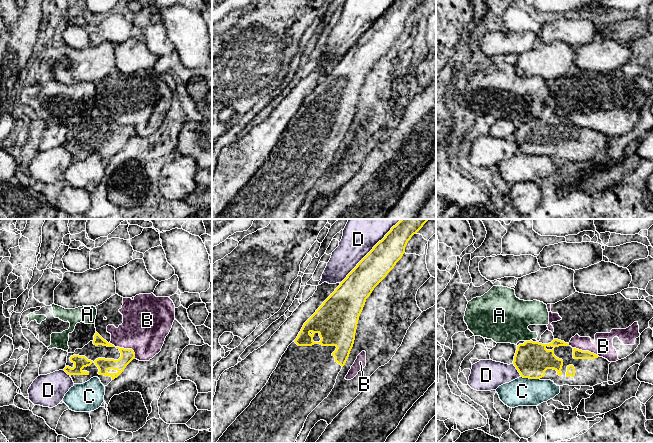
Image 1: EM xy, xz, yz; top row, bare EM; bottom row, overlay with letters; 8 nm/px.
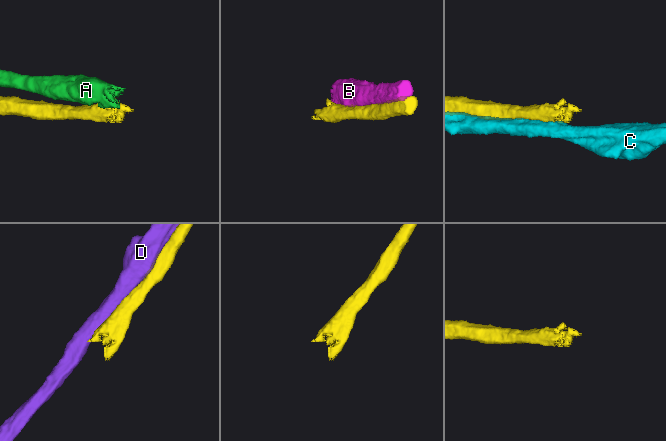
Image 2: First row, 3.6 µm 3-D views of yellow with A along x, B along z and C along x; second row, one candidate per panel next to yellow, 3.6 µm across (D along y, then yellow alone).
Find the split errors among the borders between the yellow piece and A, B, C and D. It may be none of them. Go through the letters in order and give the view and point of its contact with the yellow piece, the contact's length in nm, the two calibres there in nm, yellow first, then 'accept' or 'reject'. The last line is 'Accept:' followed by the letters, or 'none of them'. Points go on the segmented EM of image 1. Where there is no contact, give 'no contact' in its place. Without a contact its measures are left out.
A: yz (528, 341) | 40 nm | 280/360 nm | reject
B: xy (125, 349) | 240 nm | 110/380 nm | reject
C: yz (530, 378) | 150 nm | 280/220 nm | reject
D: xz (370, 251) | 700 nm | 240/340 nm | reject
Accept: none of them

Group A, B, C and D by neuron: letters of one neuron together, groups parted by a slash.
A / B / C / D

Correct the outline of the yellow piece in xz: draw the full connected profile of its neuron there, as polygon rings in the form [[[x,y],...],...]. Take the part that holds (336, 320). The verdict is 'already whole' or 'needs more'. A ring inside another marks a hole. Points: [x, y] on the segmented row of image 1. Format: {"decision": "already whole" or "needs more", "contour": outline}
{"decision": "needs more", "contour": [[[401,219],[357,264],[304,323],[268,382],[227,428],[217,443],[295,443],[308,415],[328,397],[355,340],[366,299],[405,253],[405,247],[429,219]]]}

